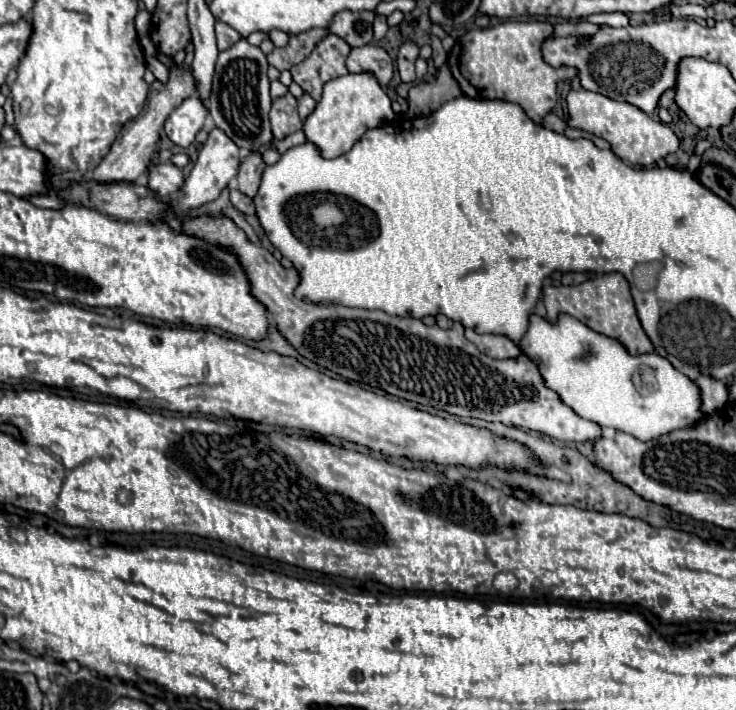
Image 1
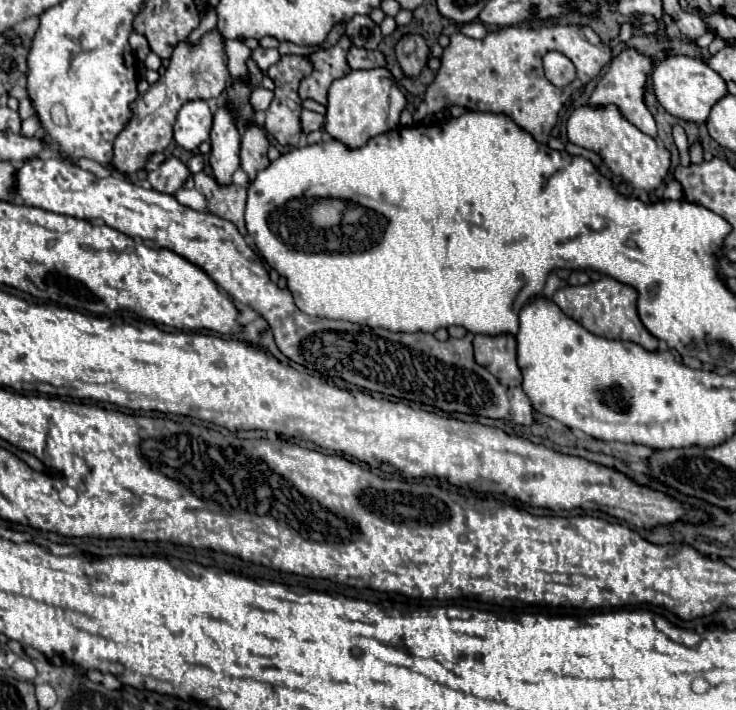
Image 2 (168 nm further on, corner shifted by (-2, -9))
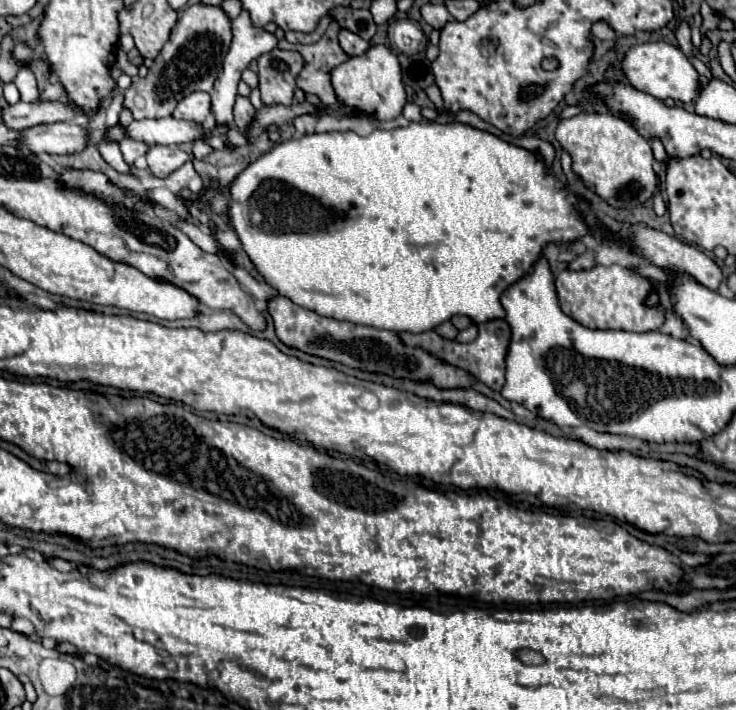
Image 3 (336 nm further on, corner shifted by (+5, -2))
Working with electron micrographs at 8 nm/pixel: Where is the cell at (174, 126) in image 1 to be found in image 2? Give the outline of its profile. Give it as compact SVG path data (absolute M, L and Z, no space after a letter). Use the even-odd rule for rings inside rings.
M192 100L182 106L174 126L174 140L186 150L196 150L208 140L212 128L212 112L206 100Z

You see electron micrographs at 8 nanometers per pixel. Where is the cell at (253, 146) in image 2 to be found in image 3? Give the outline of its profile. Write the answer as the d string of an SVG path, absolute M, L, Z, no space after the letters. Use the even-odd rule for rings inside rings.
M237 97L233 115L235 115L237 129L243 133L243 127L247 127L247 123L251 123L251 119L255 119L255 107L251 105L251 101L247 97Z

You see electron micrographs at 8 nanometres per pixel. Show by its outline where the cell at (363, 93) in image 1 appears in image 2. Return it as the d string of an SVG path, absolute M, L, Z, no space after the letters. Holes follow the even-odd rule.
M388 68L352 70L350 74L332 82L328 90L328 114L324 130L350 148L364 146L370 138L394 130L400 124L400 114L406 106L406 96L400 92Z

